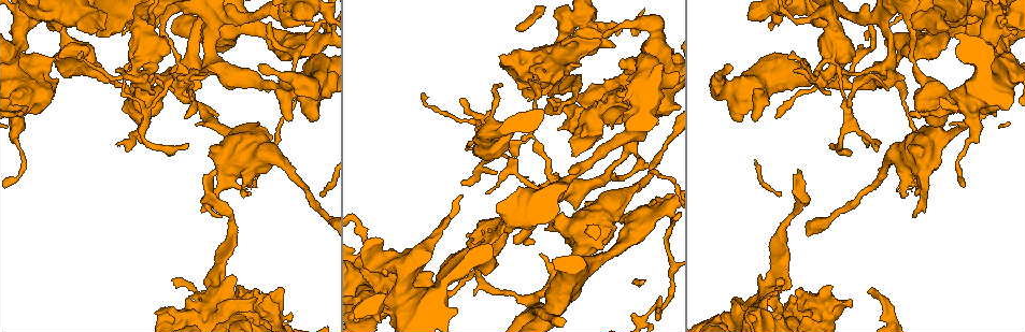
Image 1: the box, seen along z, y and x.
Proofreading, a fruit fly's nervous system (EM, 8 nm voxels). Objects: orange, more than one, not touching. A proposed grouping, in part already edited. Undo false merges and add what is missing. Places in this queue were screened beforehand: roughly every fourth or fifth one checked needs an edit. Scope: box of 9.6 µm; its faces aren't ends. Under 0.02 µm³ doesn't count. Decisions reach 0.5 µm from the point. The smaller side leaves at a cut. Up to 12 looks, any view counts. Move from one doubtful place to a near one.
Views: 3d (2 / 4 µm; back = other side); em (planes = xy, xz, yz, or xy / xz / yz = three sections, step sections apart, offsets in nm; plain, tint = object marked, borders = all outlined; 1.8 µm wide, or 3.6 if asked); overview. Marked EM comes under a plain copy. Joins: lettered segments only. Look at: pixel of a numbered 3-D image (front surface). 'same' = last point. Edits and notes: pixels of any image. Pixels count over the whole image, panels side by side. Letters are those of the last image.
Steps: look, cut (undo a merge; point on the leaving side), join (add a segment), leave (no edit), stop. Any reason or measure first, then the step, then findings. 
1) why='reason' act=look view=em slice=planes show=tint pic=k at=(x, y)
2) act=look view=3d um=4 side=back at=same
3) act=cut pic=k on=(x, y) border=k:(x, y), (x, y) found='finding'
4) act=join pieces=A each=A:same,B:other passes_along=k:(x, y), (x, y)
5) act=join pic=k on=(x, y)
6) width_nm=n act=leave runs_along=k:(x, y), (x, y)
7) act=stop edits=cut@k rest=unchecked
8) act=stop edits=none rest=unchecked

why='sharp bend' act=look view=em slice=xz step=8 show=borders pic=1 at=(394, 299)

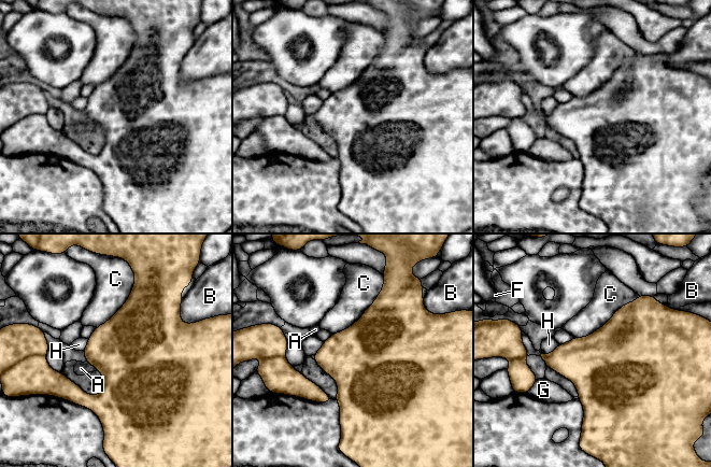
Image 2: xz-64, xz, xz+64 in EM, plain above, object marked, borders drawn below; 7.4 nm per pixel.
act=leave each=A:other,B:other,C:other,F:other,G:other,H:other border=2:(638, 295), (597, 329), (574, 337) found='one neuron here'

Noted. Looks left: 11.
why='thin arm on a thick one' act=look view=em um=3.6 slice=planes show=tint pic=1 at=(837, 50)

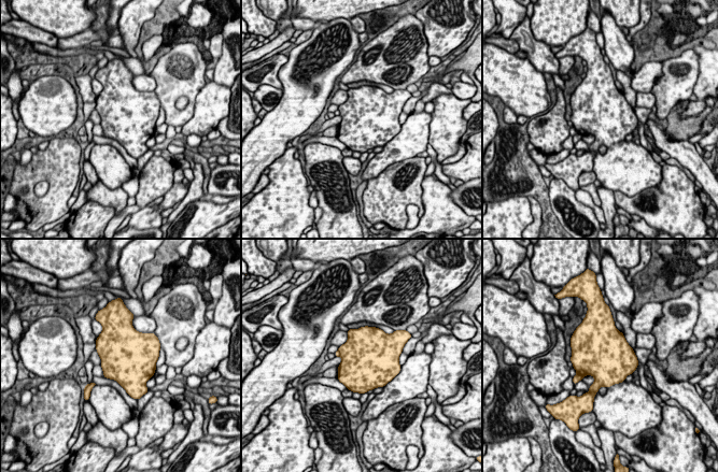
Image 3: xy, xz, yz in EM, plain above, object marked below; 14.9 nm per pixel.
act=look view=em um=3.6 slice=planes show=borders at=same

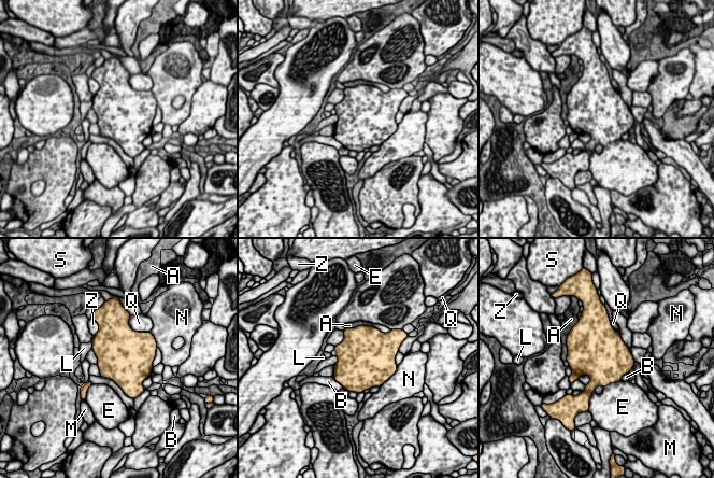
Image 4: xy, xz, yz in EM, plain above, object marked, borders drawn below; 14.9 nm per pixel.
act=leave each=A:other,B:other,E:other,L:other,M:other,N:other,Q:other,S:other,Z:other border=4:(343, 331), (343, 339), (334, 347) found='one neuron here'

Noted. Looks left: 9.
why='calibre changes' act=look view=em um=3.6 slice=planes show=borders pic=1 at=(959, 107)

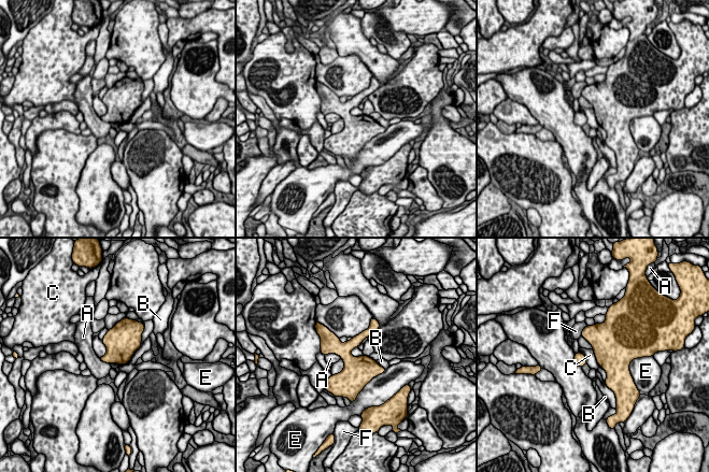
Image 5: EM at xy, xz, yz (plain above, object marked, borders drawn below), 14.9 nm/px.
act=leave each=A:other,B:other,C:other,E:other,F:other border=5:(350, 352), (354, 356), (363, 355) found='all the same neuron'

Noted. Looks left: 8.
why='four-way junction' act=look view=3d um=4 pic=1 at=(1010, 35)

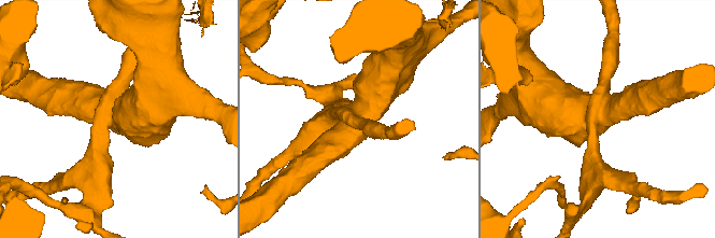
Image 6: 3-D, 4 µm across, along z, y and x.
arms=4 act=look view=em um=3.6 slice=planes show=borders pic=6 at=(352, 114)

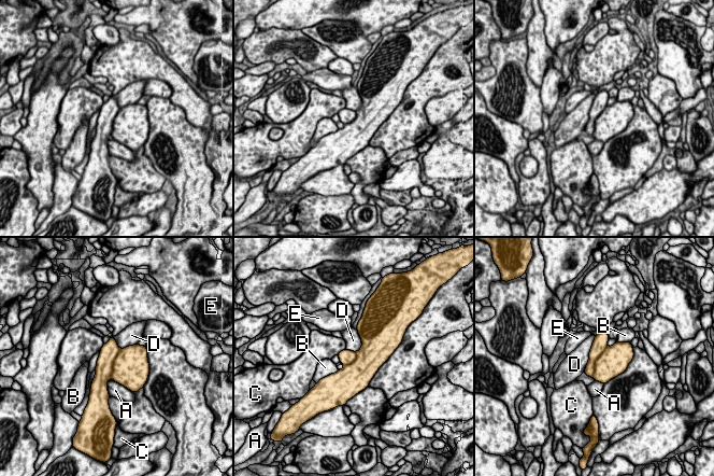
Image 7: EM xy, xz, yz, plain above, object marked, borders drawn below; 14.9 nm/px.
act=cut pic=7 on=(598, 347) each=A:other,B:other,C:other,D:other,E:other part_leaving=7:(112, 341), (104, 362), (103, 387) found='two neurons meet here'

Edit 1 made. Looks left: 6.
act=look view=overview

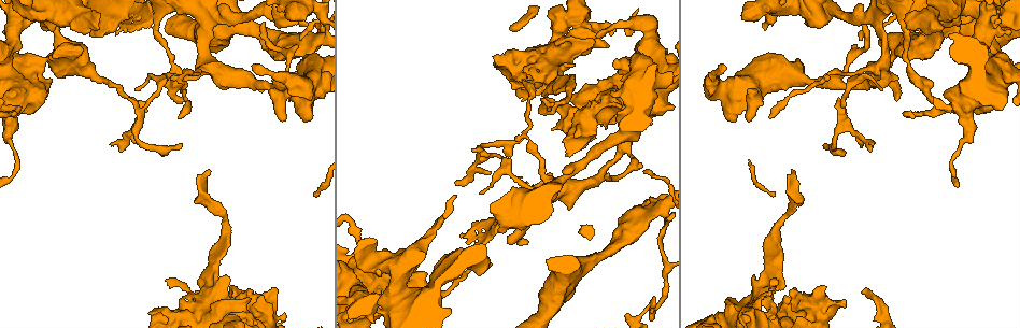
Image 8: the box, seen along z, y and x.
why='thick end' act=look view=em um=3.6 slice=planes show=borders pic=8 at=(605, 127)

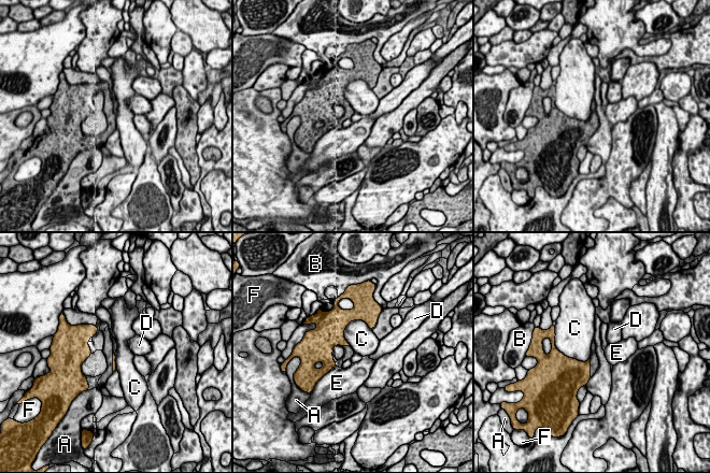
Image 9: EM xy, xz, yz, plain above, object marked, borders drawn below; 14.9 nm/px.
act=leave each=A:other,B:other,C:other,D:other,E:other,F:other border=9:(364, 320), (346, 326), (349, 345) found='none of them fits'

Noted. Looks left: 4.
act=stop edits=cut@7 rest=unchecked

